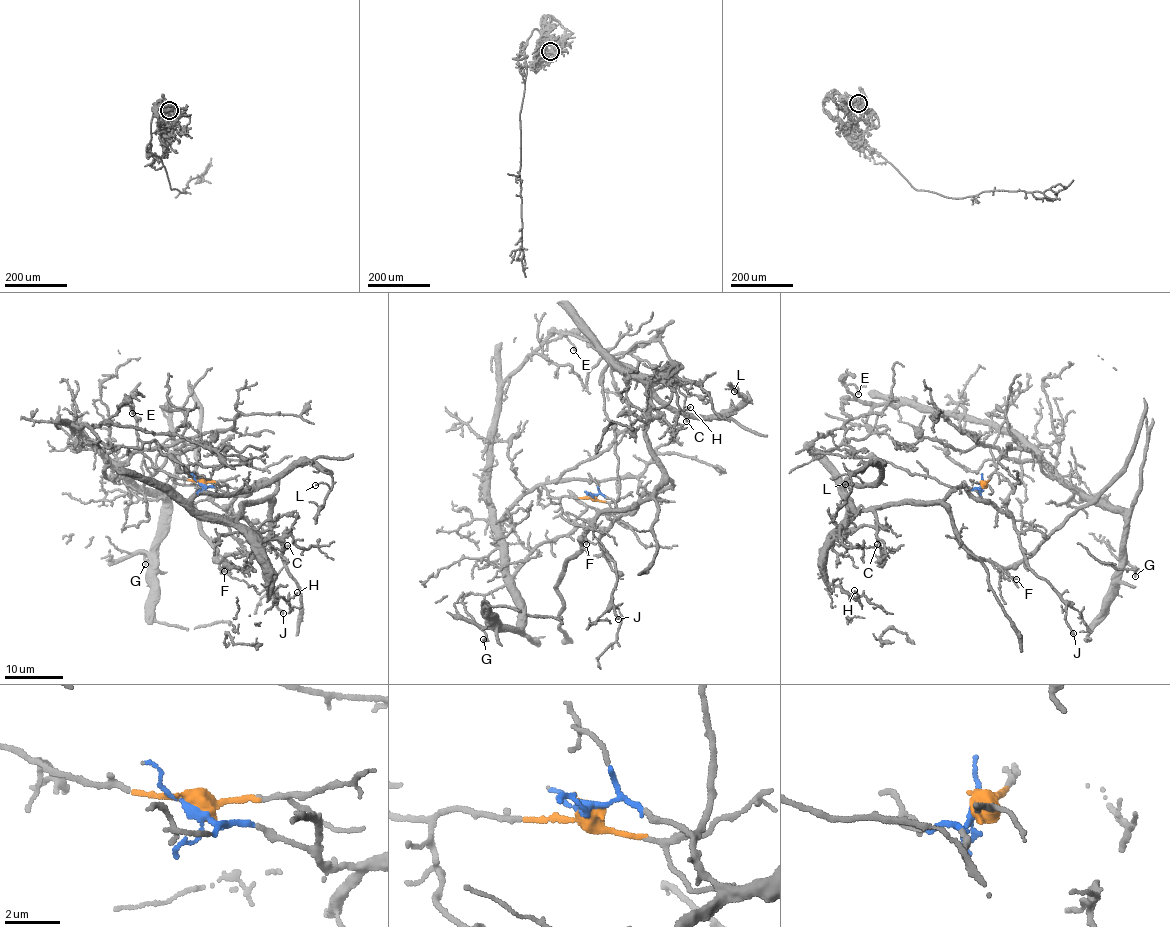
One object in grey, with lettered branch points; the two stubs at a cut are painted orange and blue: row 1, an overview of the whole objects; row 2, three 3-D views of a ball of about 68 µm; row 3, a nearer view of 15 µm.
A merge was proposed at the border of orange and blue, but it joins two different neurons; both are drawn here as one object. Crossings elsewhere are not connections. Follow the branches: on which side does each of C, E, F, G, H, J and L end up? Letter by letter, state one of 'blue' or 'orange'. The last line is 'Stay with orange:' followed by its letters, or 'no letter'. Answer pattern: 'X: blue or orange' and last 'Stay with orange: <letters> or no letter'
C: blue
E: orange
F: blue
G: orange
H: blue
J: blue
L: blue
Stay with orange: E, G

